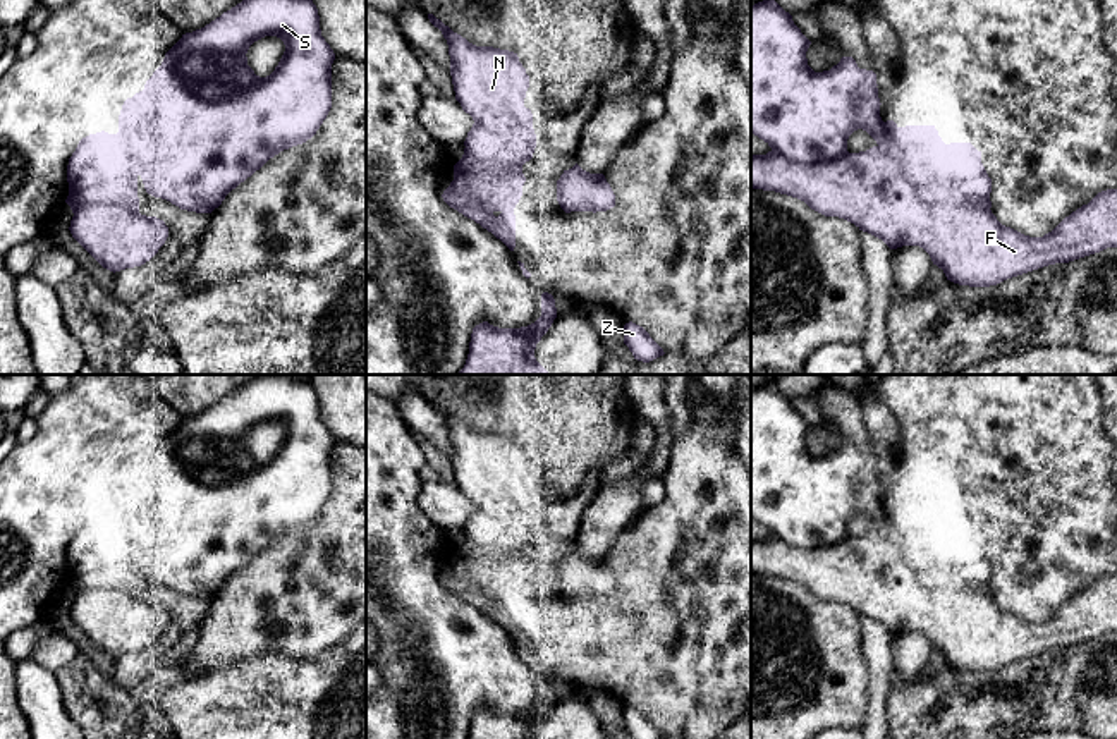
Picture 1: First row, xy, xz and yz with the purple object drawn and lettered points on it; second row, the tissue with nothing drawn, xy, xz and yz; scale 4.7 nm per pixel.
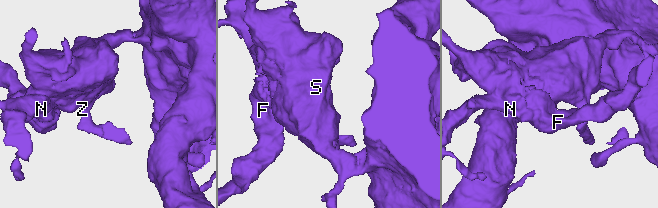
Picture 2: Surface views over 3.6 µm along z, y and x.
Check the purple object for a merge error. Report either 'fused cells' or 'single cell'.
fused cells

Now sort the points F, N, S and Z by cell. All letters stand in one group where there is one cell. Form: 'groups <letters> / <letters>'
groups F N / S Z

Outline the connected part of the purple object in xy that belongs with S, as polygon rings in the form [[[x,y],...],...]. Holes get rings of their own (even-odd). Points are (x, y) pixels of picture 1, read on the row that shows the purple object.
[[[242,0],[201,29],[182,34],[165,53],[162,65],[144,89],[127,98],[119,115],[119,132],[105,131],[82,137],[69,158],[65,203],[72,213],[84,205],[110,205],[139,213],[137,179],[155,198],[180,210],[211,213],[225,196],[284,150],[311,139],[332,108],[332,64],[335,53],[321,36],[320,15],[313,0]],[[277,36],[285,52],[275,70],[259,77],[247,65],[249,46]]]

